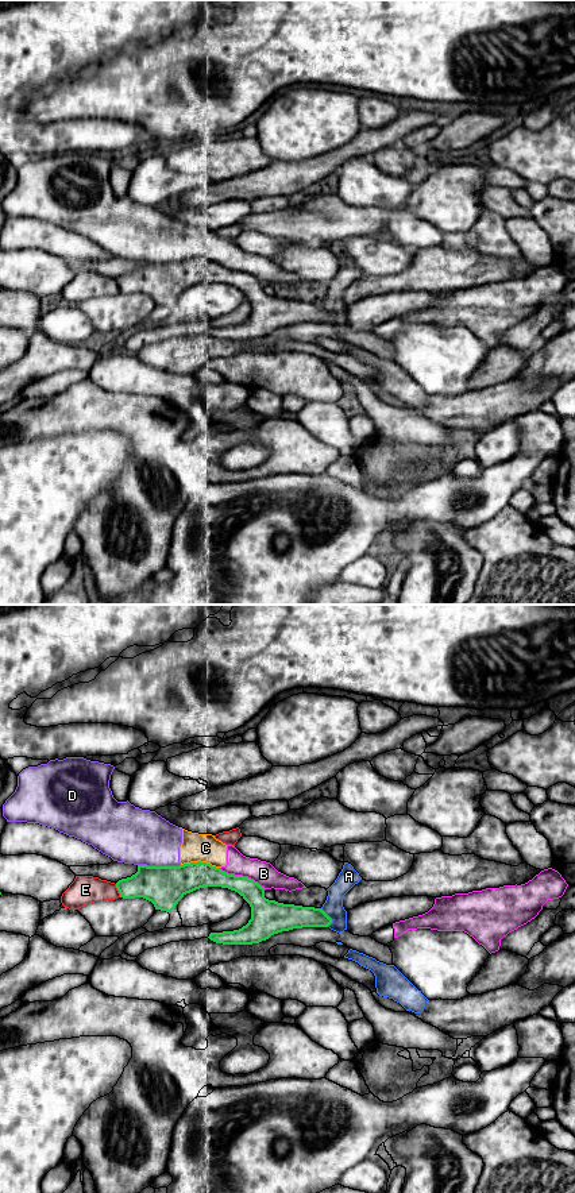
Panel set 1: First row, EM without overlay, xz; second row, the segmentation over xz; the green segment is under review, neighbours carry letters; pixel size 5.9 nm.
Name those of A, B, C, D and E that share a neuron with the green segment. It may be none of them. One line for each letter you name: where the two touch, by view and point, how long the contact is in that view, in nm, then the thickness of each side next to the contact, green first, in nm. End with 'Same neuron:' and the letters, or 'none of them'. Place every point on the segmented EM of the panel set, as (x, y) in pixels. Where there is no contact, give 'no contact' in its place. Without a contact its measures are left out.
Same neuron: none of them

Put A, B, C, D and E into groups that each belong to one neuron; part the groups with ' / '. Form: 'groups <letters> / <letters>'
groups A / B C D / E

